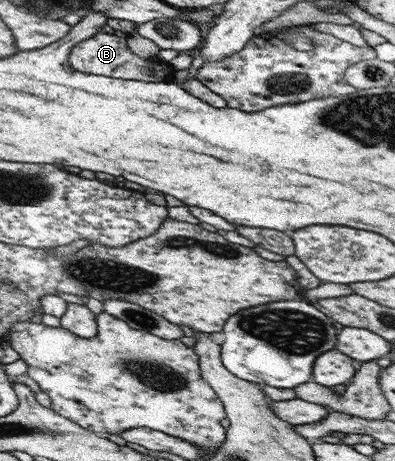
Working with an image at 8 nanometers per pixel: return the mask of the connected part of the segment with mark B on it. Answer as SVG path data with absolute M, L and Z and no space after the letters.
M101 31L93 37L74 45L70 51L70 64L78 72L87 72L91 75L104 75L117 79L133 79L149 81L151 83L171 82L175 71L163 71L167 69L167 62L158 58L145 60L127 47L124 35L109 34Z

